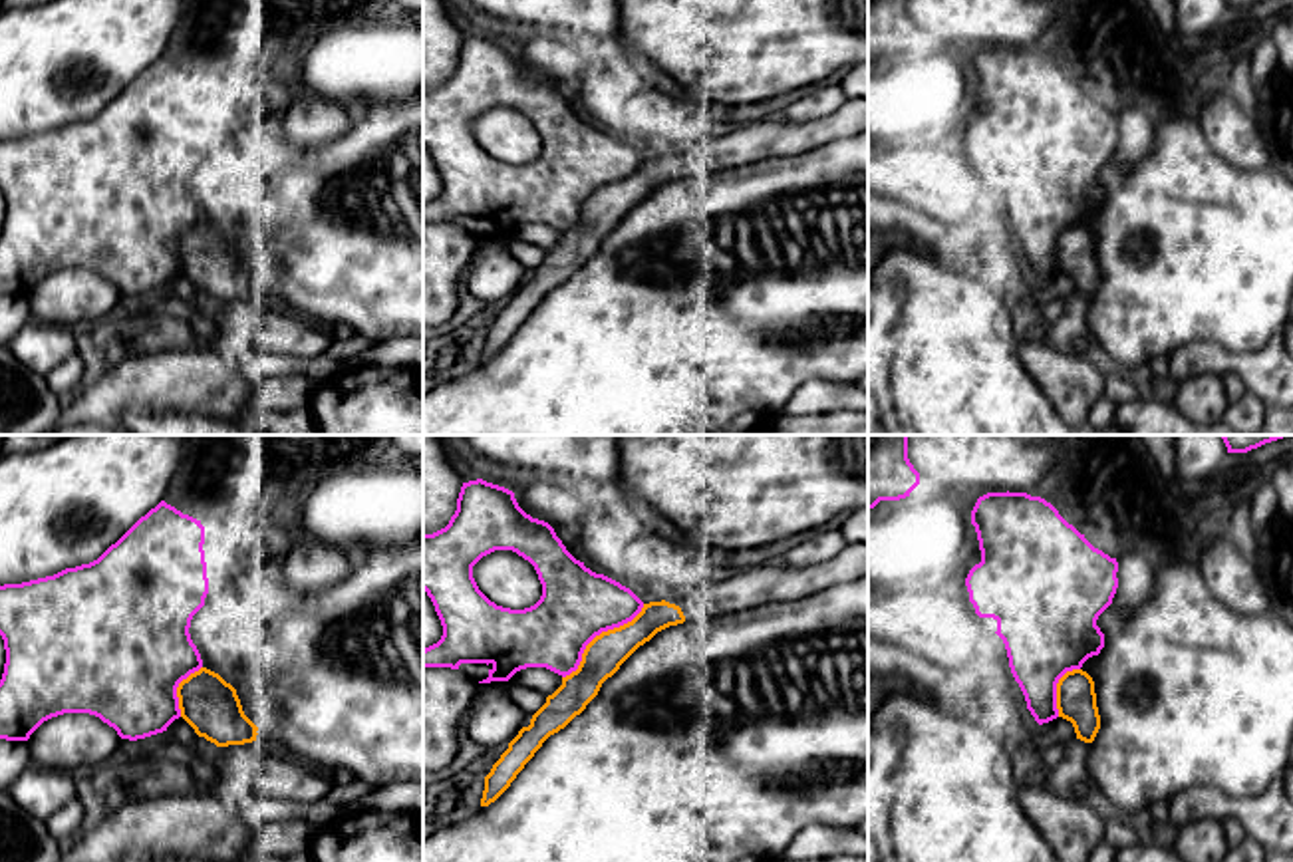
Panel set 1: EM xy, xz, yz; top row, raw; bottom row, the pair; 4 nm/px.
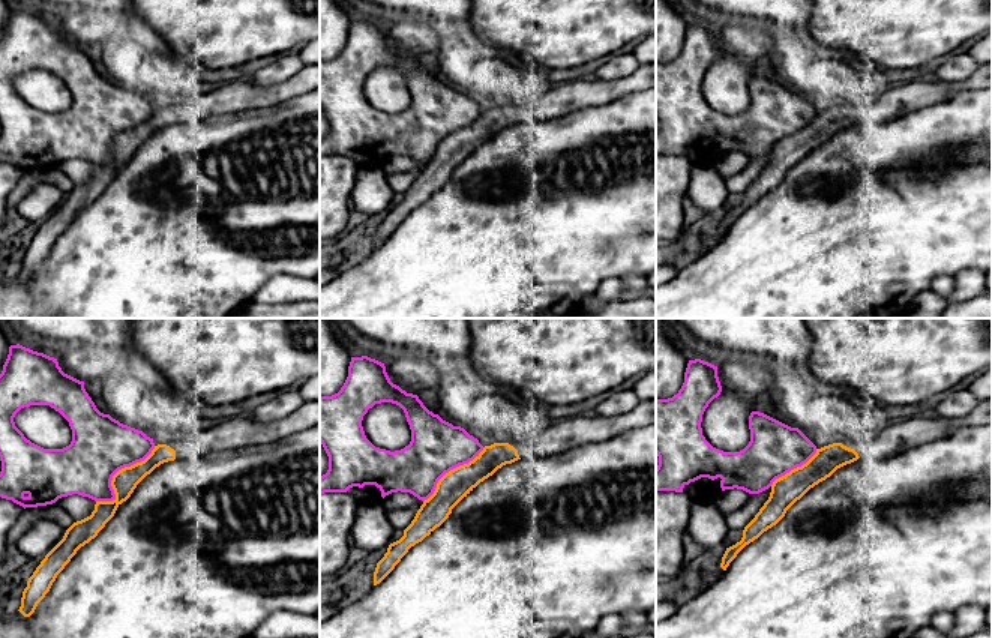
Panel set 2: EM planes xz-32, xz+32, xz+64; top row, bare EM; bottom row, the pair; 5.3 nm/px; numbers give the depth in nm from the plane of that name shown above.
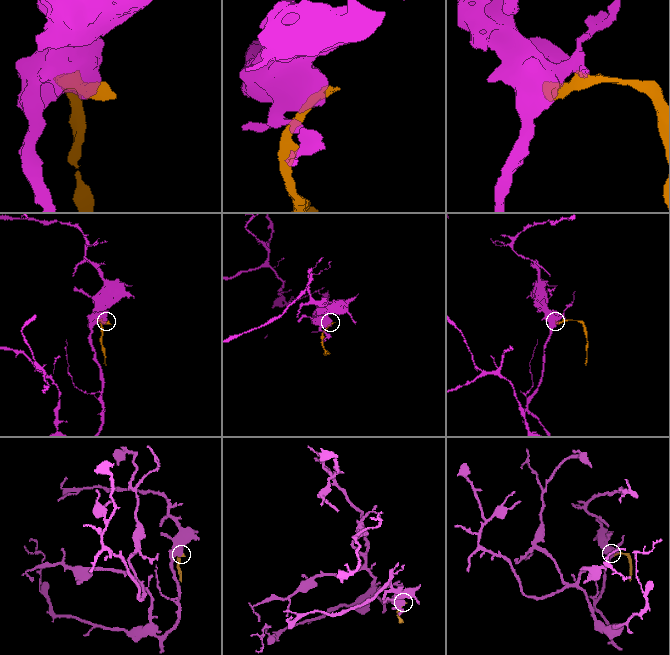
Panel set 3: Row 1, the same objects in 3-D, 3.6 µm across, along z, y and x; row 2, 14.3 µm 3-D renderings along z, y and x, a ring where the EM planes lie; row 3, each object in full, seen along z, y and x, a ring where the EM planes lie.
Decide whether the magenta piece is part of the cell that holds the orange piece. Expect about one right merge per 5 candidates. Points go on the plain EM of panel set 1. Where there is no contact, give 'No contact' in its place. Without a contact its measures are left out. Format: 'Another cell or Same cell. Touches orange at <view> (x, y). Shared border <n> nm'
Another cell. Touches orange at xz (600, 189). Shared border 440 nm

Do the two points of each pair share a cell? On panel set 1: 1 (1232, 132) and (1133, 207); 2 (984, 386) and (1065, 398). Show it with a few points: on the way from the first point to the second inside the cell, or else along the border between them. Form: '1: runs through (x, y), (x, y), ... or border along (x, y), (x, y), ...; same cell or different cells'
1: border along (1196, 116), (1220, 155), (1254, 167); different cells
2: border along (1019, 356), (1027, 374), (1059, 414); different cells

